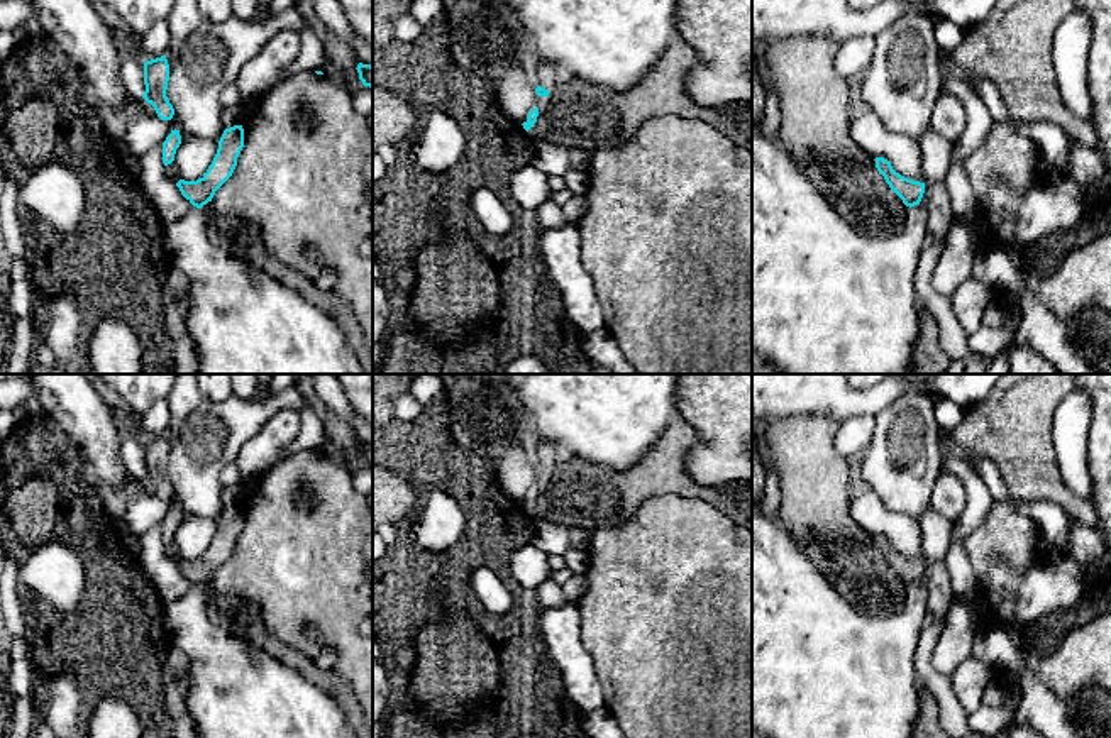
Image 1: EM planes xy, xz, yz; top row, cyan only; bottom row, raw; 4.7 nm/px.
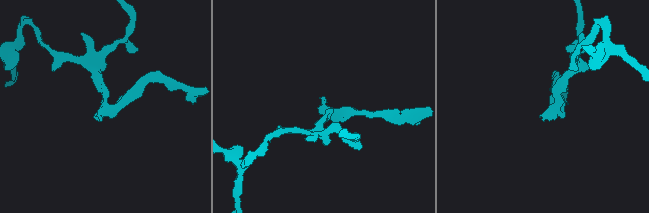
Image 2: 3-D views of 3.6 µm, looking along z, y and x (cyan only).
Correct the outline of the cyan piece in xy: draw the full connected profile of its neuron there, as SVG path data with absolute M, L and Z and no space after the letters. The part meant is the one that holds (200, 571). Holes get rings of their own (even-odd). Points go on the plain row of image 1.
M242 504L225 508L218 520L217 533L207 552L196 560L180 559L176 562L181 574L196 587L202 587L203 584L212 581L215 570L232 555L242 526Z

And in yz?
M876 537L876 547L884 555L889 567L903 579L906 586L920 584L923 572L925 572L925 562L908 559L896 552L891 545L891 542L884 537Z

